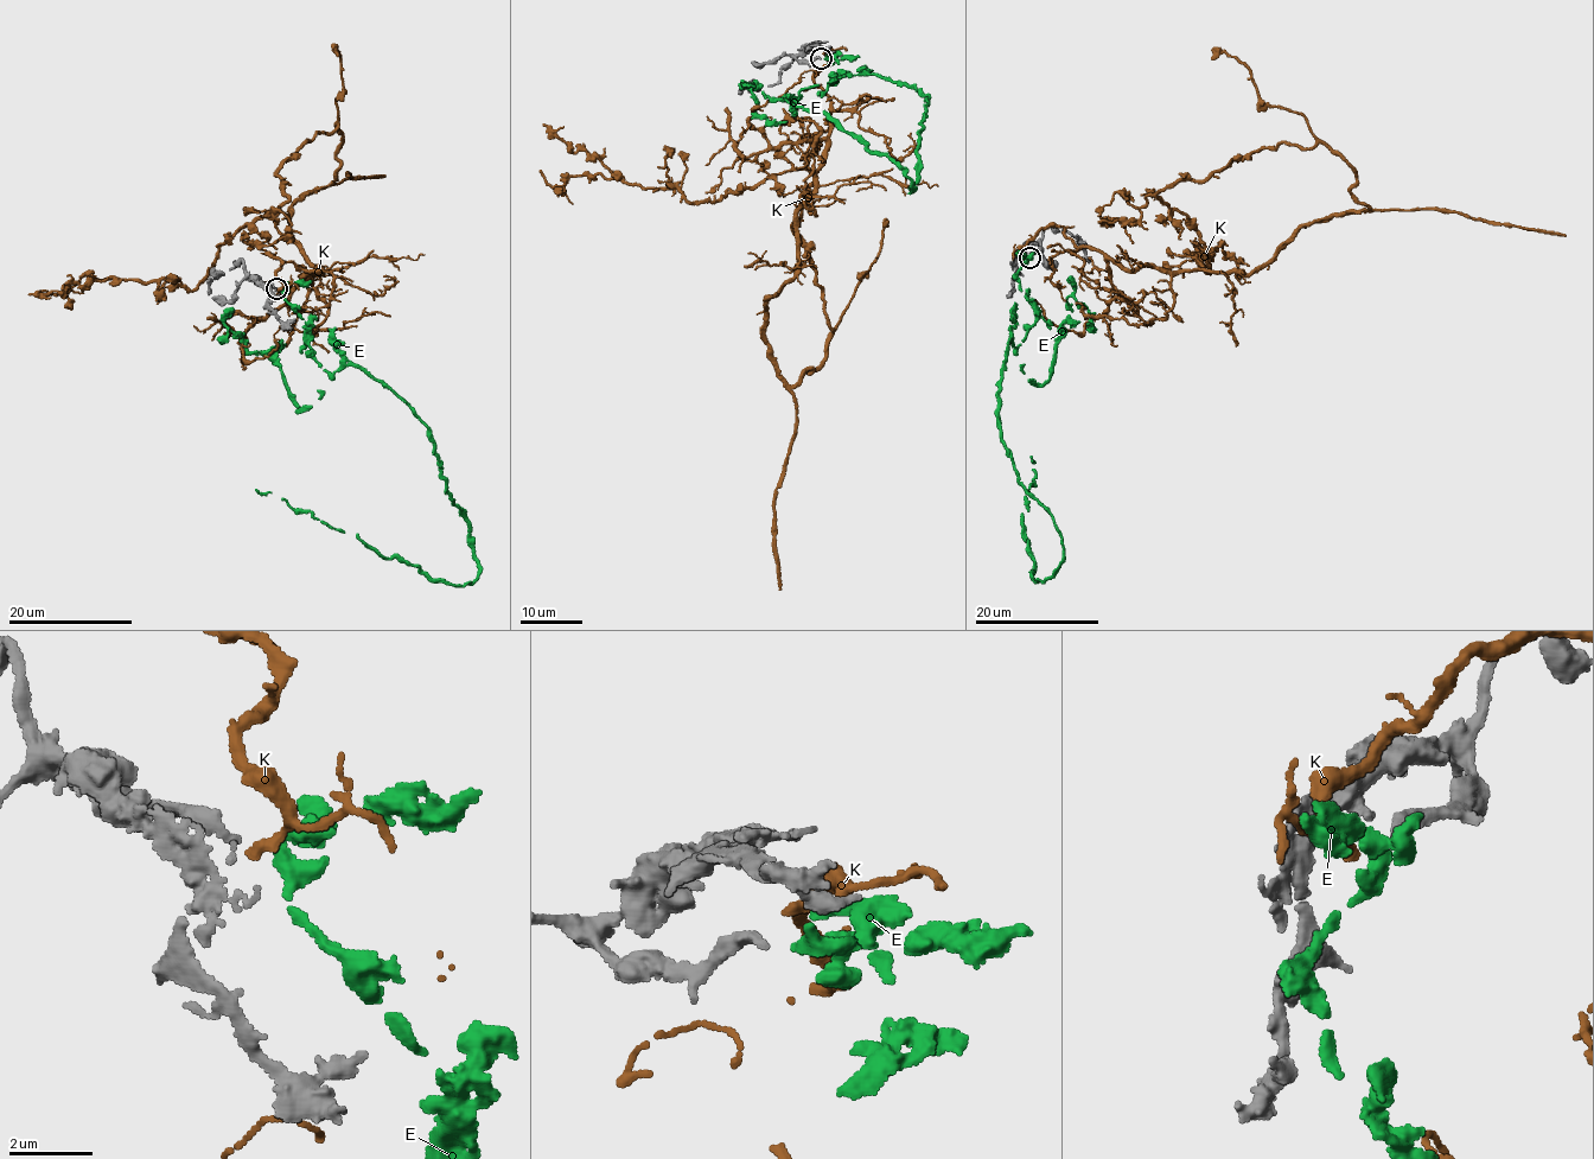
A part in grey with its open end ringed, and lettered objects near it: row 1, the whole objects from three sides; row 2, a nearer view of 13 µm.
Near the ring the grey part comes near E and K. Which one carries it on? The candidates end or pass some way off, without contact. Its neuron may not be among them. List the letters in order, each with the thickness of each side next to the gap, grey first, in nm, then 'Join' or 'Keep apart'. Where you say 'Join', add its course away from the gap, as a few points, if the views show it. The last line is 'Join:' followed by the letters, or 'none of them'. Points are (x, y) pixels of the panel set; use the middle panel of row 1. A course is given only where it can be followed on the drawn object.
E: Thickness 240 nm (grey) against 280 nm. Join. Its course: (824, 59), (839, 64), (831, 82), (868, 74), (926, 95), (910, 192), (887, 155), (824, 113), (741, 80)
K: Thickness 240 nm (grey) against 260 nm. Keep apart
Join: E

